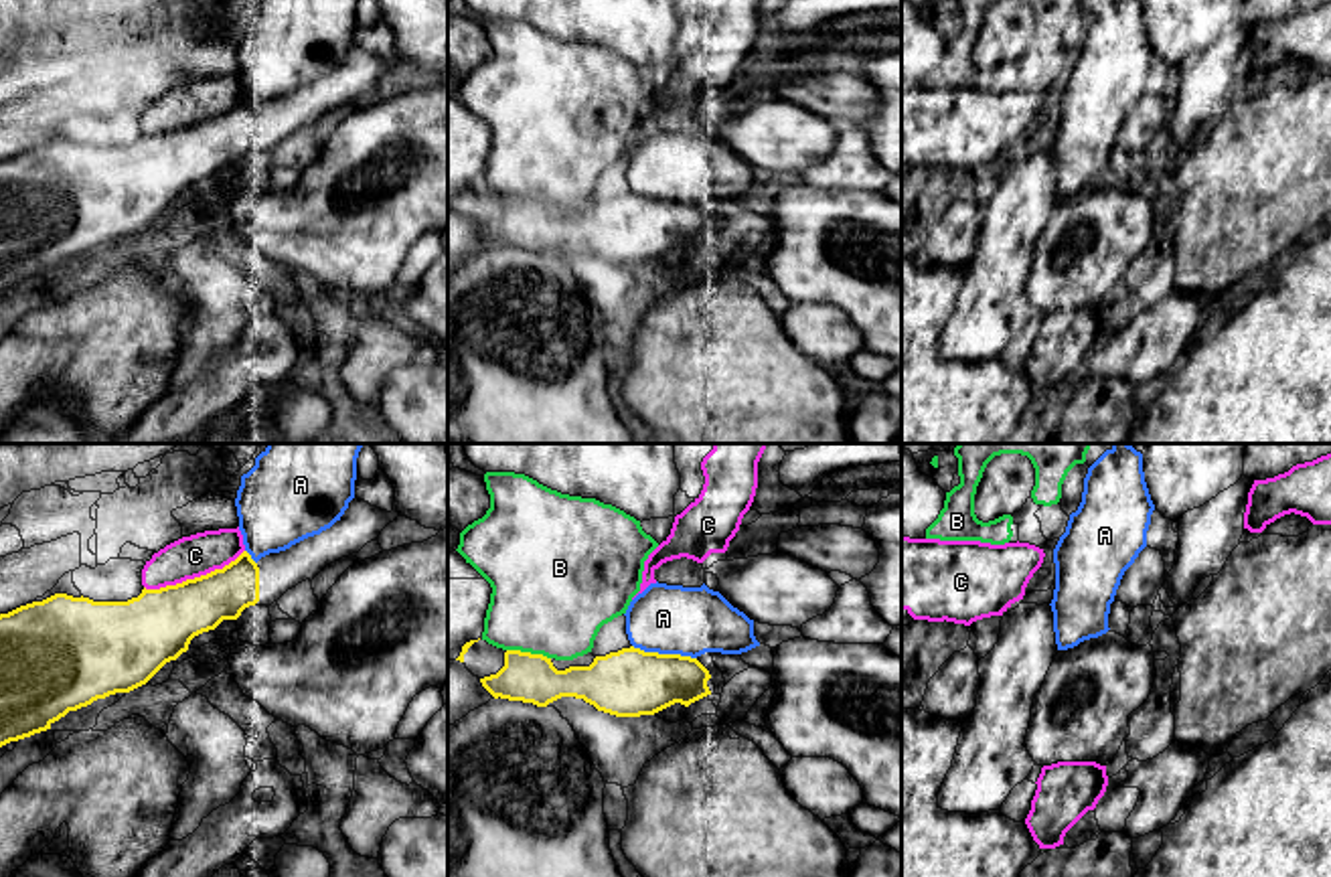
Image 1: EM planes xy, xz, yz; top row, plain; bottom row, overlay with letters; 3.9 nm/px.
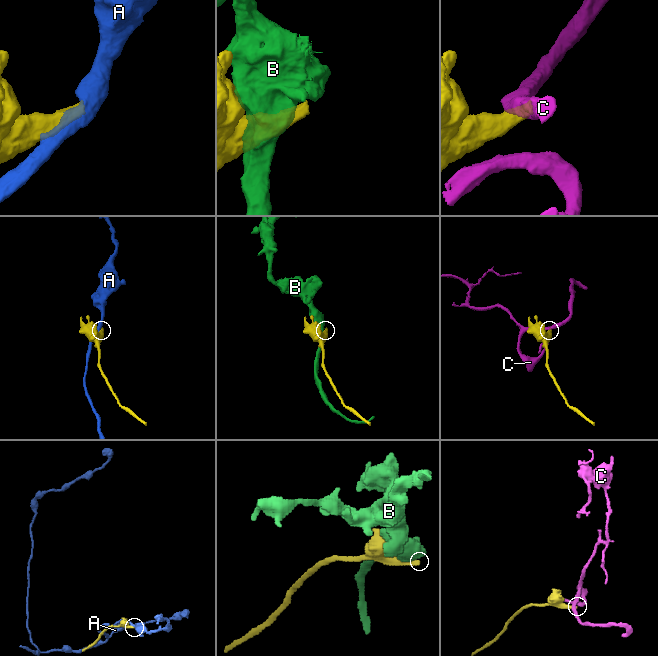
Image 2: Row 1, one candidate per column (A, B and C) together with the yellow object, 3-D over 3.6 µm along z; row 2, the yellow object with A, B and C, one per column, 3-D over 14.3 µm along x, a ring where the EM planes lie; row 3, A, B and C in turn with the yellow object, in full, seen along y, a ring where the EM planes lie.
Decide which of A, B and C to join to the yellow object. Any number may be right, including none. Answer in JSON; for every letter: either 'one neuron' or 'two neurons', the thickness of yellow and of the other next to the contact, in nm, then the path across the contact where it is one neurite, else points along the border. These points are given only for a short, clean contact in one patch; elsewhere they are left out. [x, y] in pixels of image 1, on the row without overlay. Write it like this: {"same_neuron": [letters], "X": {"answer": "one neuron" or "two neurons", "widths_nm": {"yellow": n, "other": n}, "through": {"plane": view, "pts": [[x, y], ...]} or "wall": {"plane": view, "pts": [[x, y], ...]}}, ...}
{"same_neuron": [], "A": {"answer": "two neurons", "widths_nm": {"yellow": 280, "other": 280}}, "B": {"answer": "two neurons", "widths_nm": {"yellow": 190, "other": 480}}, "C": {"answer": "two neurons", "widths_nm": {"yellow": 280, "other": 170}, "wall": {"plane": "xy", "pts": [[244, 96], [221, 114], [175, 130], [144, 134]]}}}

